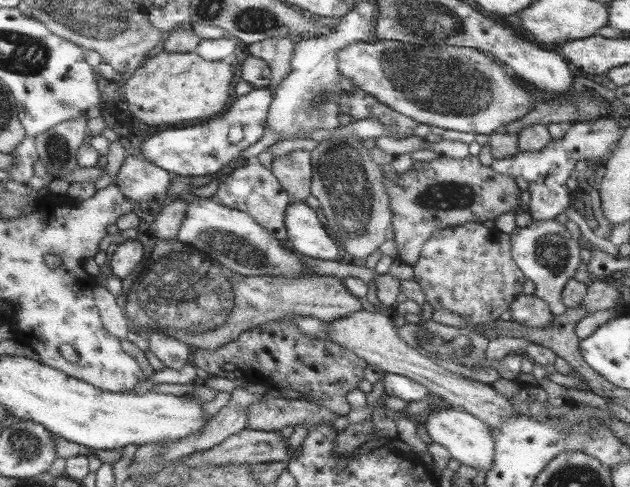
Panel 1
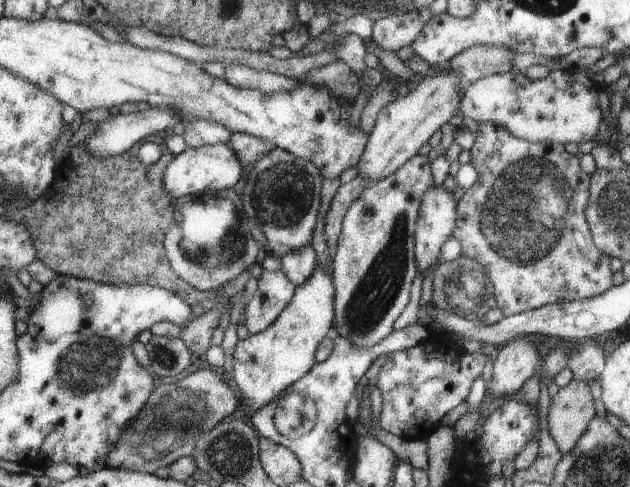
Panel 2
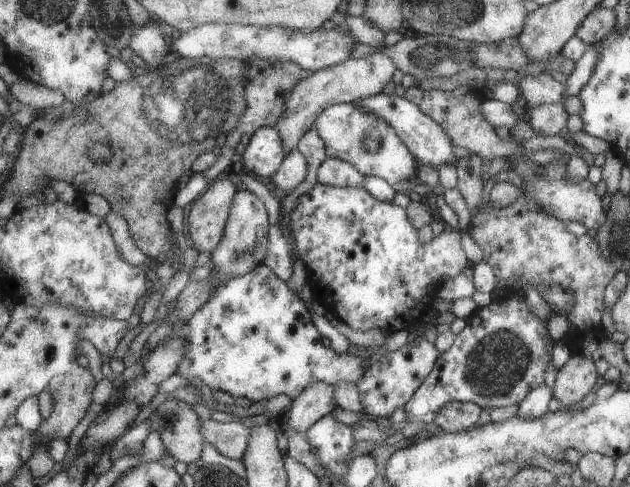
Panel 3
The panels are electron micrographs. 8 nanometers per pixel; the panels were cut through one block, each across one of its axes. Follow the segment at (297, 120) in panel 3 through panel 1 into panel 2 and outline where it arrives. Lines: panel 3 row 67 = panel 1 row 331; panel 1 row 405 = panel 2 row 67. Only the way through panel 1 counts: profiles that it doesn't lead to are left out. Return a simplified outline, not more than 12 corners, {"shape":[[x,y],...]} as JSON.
{"shape":[[475,45],[446,68],[467,88],[482,78],[508,73],[514,54]]}

